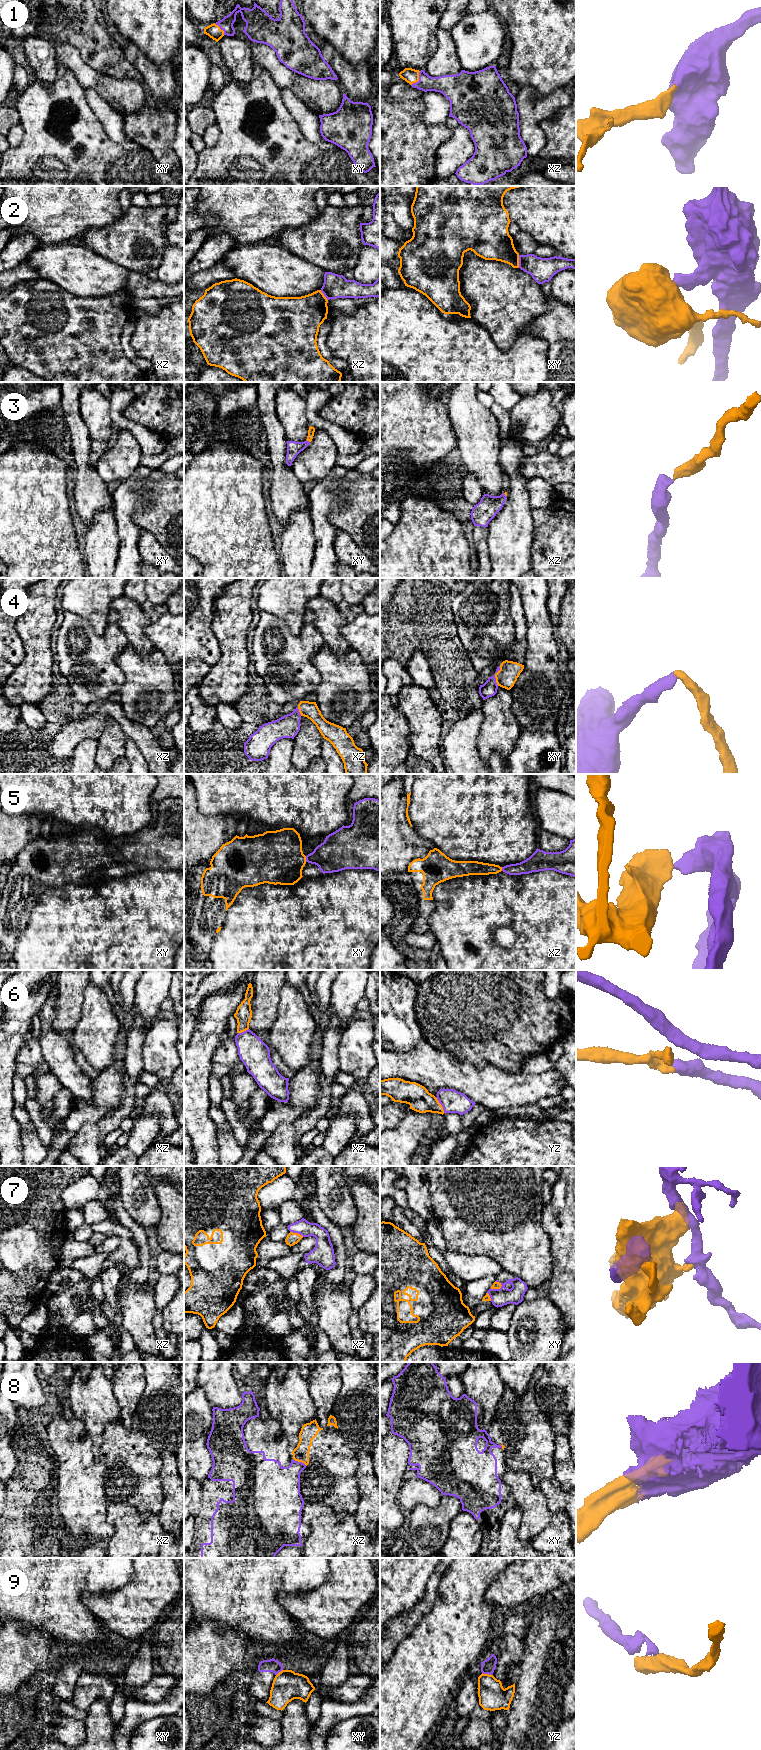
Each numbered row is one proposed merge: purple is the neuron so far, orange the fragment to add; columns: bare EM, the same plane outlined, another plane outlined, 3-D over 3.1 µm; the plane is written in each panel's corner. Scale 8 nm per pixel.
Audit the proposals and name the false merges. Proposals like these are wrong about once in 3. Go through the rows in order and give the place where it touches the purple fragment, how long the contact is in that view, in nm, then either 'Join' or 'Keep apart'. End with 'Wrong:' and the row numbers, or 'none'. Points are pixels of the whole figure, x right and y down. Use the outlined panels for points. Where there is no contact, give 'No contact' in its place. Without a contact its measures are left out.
1: Touches purple at xz (419, 79). Shared border 140 nm. Join
2: Touches purple at xy (519, 261). Shared border 100 nm. Keep apart
3: Touches purple at xy (308, 441). Shared border 40 nm. Join
4: Touches purple at xy (494, 676). Shared border 160 nm. Join
5: Touches purple at xy (306, 859). Shared border 50 nm. Join
6: Touches purple at yz (441, 1104). Shared border 150 nm. Join
7: Touches purple at xy (496, 1289). Shared border 110 nm. Keep apart
8: Touches purple at xz (300, 1462). Shared border 130 nm. Keep apart
9: Touches purple at yz (487, 1673). Shared border 80 nm. Keep apart
Wrong: 2, 7, 8, 9

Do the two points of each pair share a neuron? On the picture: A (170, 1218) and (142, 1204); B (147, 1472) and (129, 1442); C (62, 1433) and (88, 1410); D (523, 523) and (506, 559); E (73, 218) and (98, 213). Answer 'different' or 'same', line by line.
A: different
B: same
C: different
D: same
E: same

